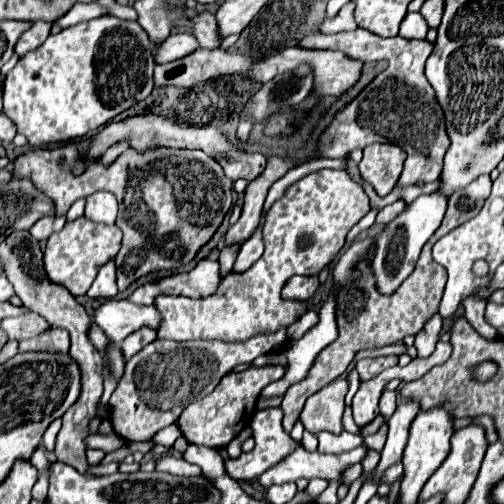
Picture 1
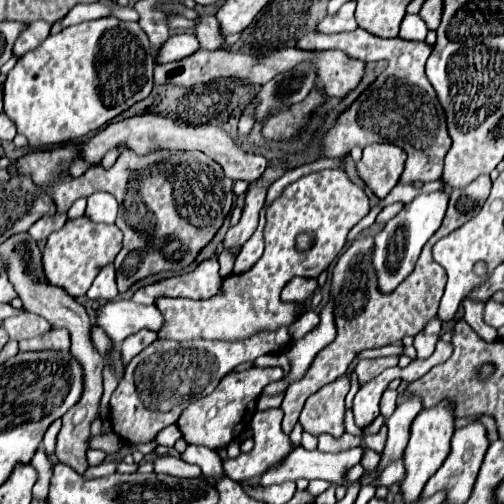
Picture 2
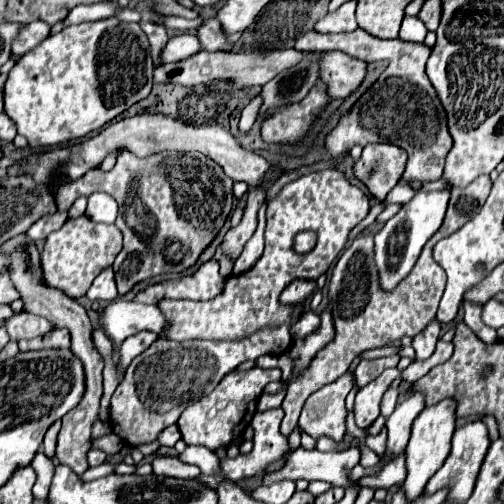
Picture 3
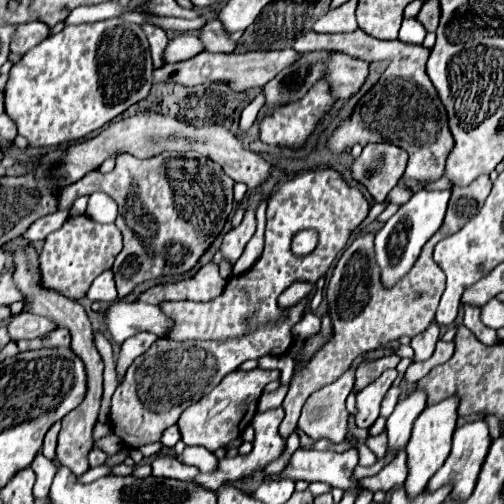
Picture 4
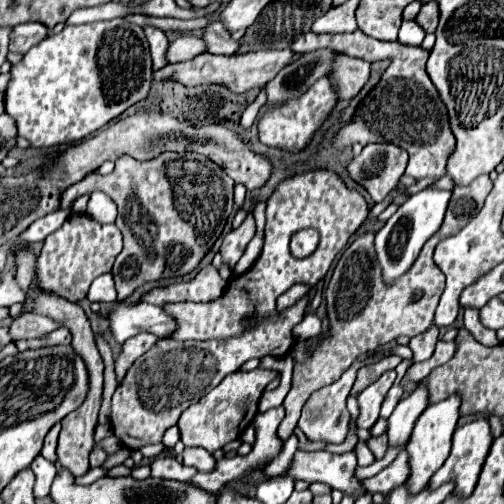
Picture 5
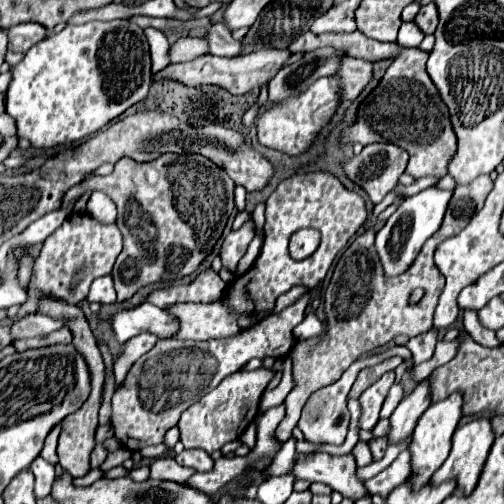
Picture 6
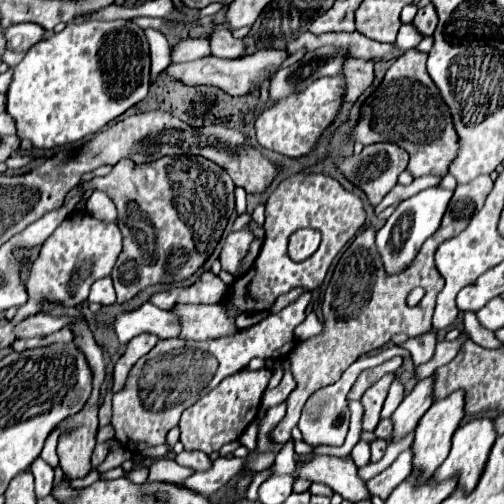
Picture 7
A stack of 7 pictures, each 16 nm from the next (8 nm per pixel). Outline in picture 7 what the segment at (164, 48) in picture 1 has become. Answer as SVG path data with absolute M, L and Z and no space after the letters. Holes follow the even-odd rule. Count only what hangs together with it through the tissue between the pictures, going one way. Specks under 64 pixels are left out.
M188 38L182 40L174 52L172 52L172 60L174 62L190 62L190 60L198 60L204 56L210 56L210 44L208 38Z

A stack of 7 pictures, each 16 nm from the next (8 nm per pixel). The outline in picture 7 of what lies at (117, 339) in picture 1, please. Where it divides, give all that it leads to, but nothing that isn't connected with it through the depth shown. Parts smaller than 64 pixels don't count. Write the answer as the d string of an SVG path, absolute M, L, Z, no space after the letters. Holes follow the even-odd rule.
M144 304L134 312L124 312L114 324L120 344L130 342L140 334L156 334L158 338L178 338L180 336L180 316L156 308L154 304Z

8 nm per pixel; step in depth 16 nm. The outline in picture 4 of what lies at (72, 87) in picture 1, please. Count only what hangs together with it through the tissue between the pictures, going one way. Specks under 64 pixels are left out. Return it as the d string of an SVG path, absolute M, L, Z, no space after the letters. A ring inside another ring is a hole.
M112 18L112 20L104 20L104 22L92 22L92 24L80 24L80 26L66 26L62 32L48 36L38 46L34 46L32 50L28 50L22 56L22 60L12 66L10 80L8 80L8 86L6 86L6 92L4 92L4 96L6 96L4 98L6 100L6 114L16 122L18 134L24 136L30 142L30 146L36 146L36 148L40 148L40 146L60 146L60 144L70 144L70 142L82 140L88 134L100 130L104 124L108 124L110 120L114 120L116 116L120 116L132 104L144 100L148 96L148 92L150 92L150 86L152 86L150 46L148 46L148 40L146 40L144 30L138 24L128 24L128 22L120 20L120 18Z

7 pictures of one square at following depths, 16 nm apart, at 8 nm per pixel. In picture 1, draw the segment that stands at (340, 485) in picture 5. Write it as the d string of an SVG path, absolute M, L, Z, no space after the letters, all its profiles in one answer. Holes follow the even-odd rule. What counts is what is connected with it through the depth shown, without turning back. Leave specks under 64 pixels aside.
M302 446L296 448L290 456L286 456L276 466L268 468L260 476L260 484L264 488L272 484L296 482L298 478L322 478L322 480L336 480L340 482L344 468L358 464L366 454L366 446L342 452L342 454L322 454L322 452L308 452Z

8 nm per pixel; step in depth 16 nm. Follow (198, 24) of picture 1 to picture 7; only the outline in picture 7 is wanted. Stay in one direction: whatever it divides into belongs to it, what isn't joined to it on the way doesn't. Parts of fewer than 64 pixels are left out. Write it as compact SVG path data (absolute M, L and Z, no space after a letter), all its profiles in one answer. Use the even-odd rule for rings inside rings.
M218 26L210 34L210 46L212 46L212 54L218 58L240 58L246 54L244 42L236 40L230 34L230 30L226 30L224 26Z

